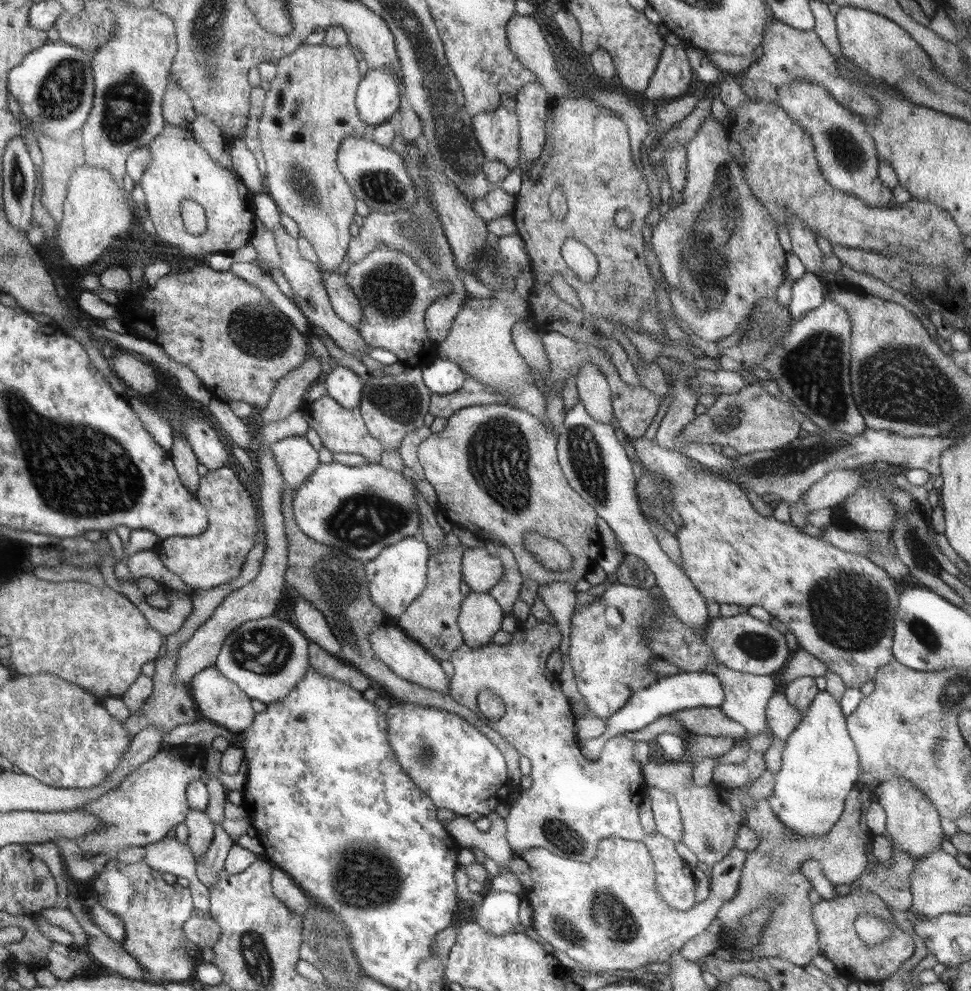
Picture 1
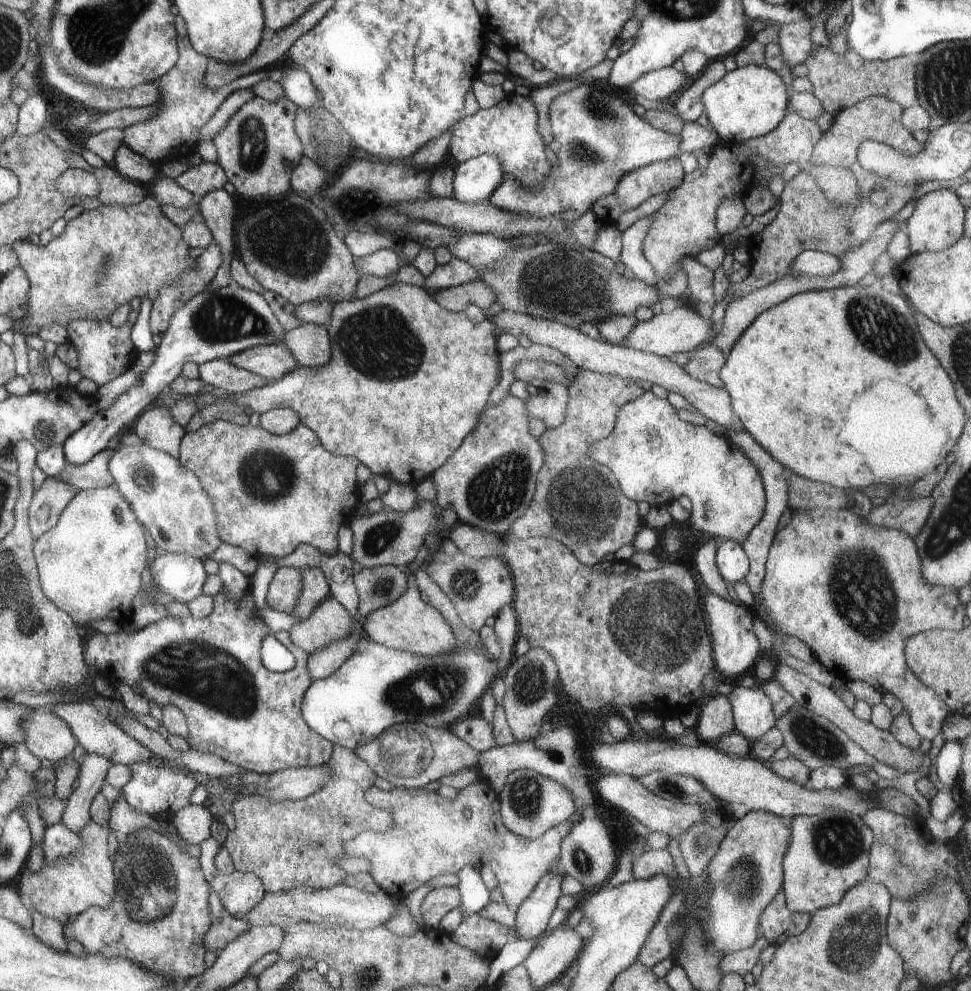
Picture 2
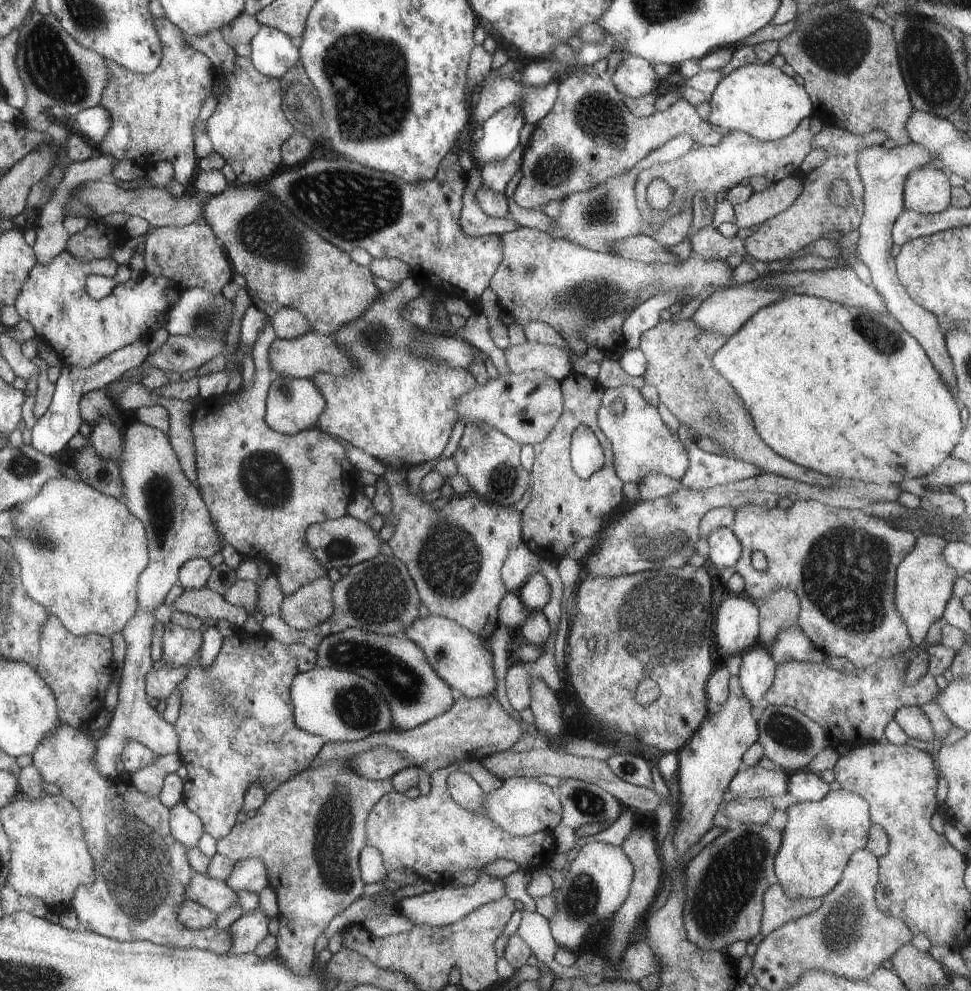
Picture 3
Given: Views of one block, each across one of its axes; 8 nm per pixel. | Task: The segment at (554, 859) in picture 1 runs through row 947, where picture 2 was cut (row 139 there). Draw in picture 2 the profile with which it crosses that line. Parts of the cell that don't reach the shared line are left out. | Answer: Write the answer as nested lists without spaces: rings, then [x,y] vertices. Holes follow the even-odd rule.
[[[577,84],[573,90],[551,100],[549,122],[553,142],[559,150],[553,152],[557,162],[549,168],[547,176],[535,188],[527,188],[519,180],[507,176],[487,198],[489,204],[535,218],[561,216],[565,212],[575,212],[581,218],[585,212],[595,210],[595,202],[599,198],[611,196],[625,174],[655,162],[677,158],[683,142],[679,134],[667,134],[649,126],[643,118],[635,116],[633,108],[629,108],[621,98],[603,94],[601,90],[585,84]]]

